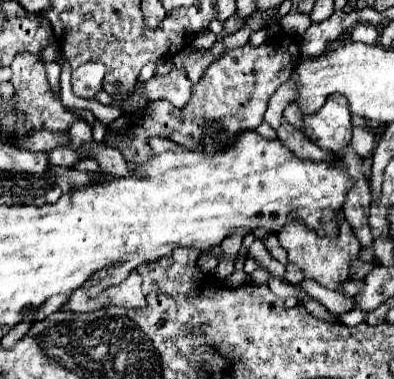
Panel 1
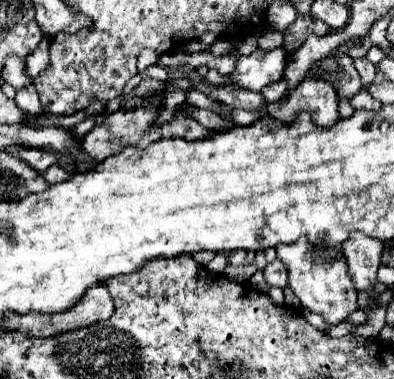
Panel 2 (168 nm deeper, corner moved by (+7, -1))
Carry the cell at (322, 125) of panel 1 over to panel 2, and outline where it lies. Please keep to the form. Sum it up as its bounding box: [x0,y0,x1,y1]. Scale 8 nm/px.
[268,76,340,128]

